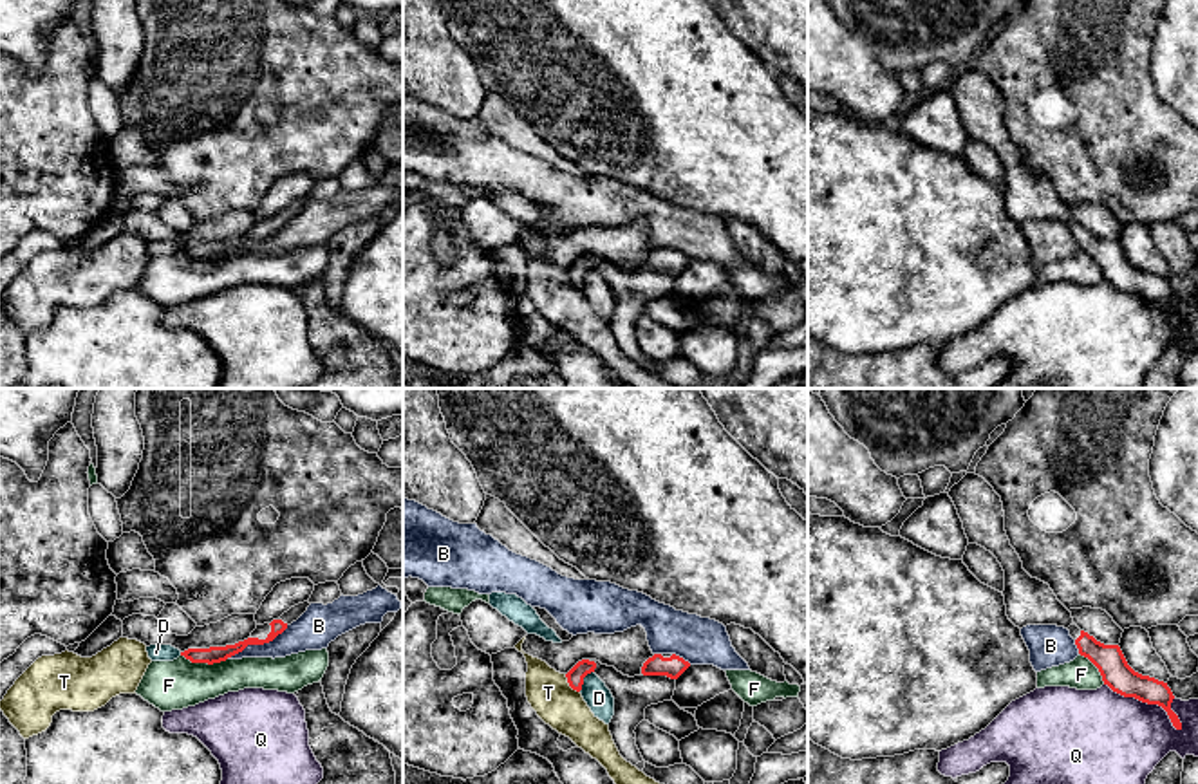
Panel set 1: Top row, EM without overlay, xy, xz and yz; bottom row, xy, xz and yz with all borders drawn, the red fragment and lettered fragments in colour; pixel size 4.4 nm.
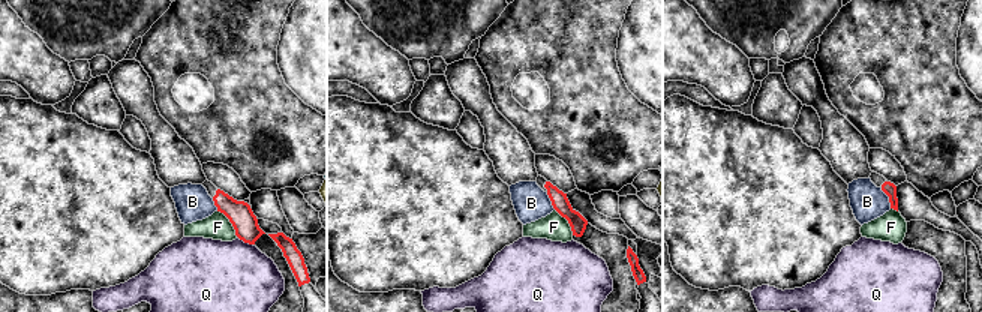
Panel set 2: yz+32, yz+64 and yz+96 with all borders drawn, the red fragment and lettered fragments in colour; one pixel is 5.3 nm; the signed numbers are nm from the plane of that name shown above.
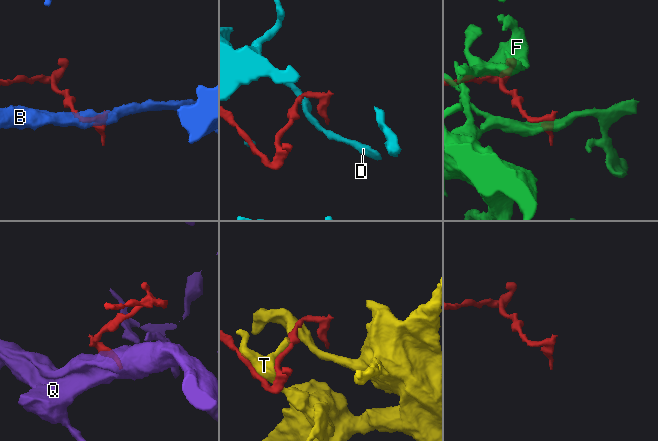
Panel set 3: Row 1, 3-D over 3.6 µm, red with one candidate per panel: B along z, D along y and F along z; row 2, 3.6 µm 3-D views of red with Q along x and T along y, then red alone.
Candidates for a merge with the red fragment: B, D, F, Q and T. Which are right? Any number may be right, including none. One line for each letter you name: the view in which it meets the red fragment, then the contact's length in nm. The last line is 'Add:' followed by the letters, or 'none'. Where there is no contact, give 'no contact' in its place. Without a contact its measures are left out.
Add: none

